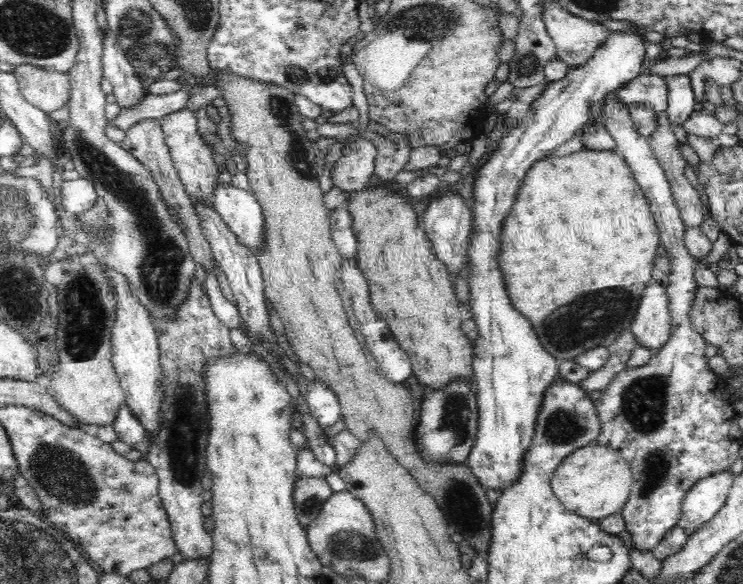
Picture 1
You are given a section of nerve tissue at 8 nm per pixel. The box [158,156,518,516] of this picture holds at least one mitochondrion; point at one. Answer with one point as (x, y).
(186, 428)

